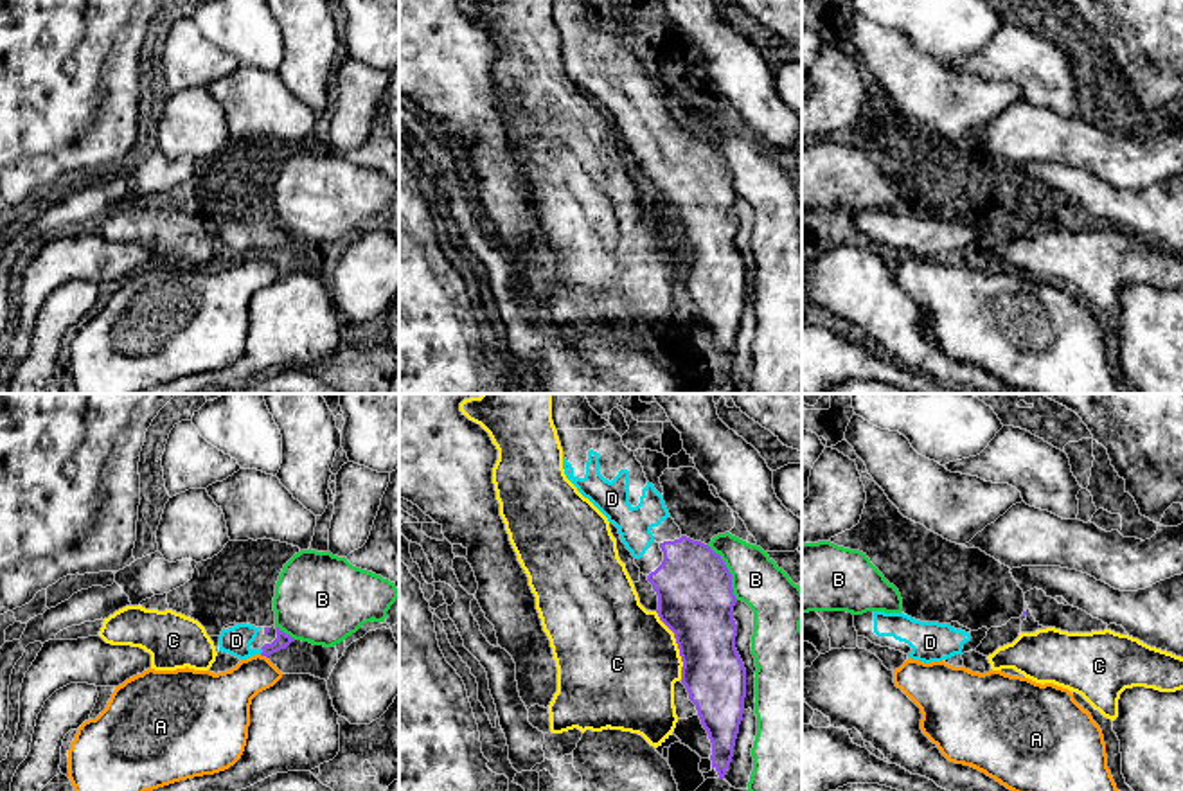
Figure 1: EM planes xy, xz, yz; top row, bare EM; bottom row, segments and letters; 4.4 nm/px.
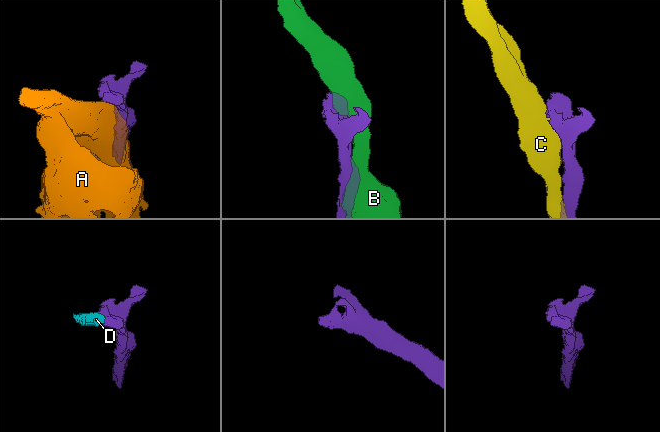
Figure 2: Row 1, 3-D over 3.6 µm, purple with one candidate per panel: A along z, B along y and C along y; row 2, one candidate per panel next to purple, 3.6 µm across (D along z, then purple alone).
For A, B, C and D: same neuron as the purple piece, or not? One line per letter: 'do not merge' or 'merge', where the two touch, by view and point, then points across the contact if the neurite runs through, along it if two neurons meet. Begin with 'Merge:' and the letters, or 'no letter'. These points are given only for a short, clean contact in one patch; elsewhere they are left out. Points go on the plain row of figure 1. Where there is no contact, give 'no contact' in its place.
Merge: D
A: do not merge; meets purple in xy at (263, 252); border along xy (259, 252), (266, 256)
B: do not merge; meets purple in xz at (729, 169)
C: do not merge; meets purple in xz at (678, 243)
D: merge; meets purple in xy at (263, 248); runs through xy (283, 238), (263, 248), (247, 248), (236, 238)

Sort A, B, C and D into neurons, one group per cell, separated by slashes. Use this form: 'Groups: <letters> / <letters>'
Groups: A / B / C / D

